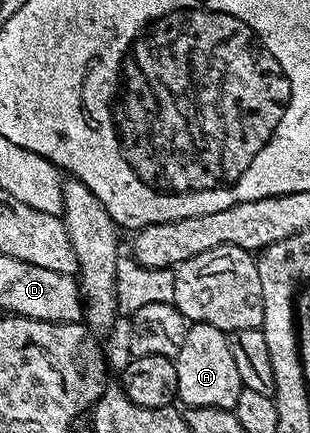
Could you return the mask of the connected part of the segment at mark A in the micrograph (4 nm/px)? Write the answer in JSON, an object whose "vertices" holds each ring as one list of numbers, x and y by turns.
{"vertices":[[192,323,185,331,183,348,179,348,175,361,179,372,177,398,182,402,182,407,236,411,239,392,243,387,239,368,235,368,235,360,231,357,231,344,226,331,211,324]]}

